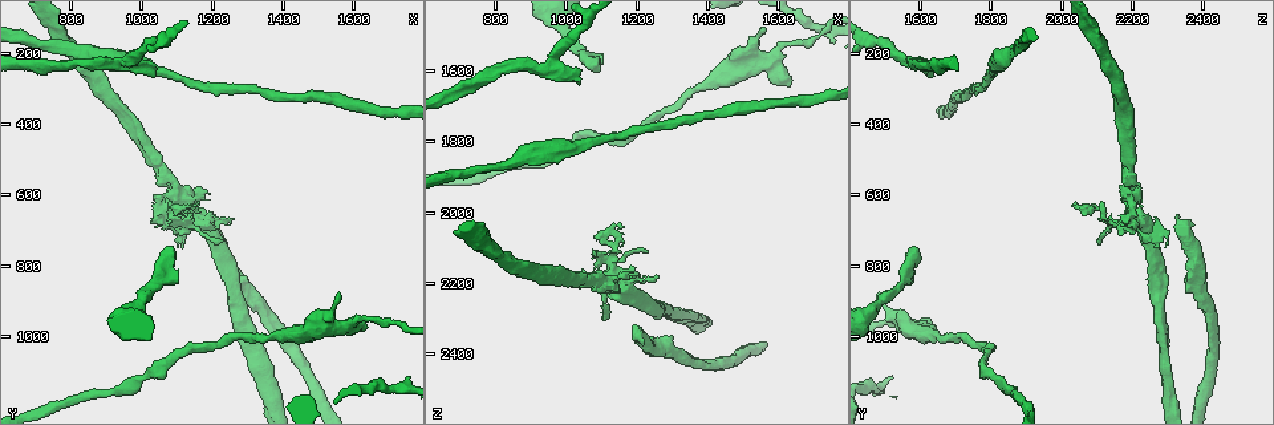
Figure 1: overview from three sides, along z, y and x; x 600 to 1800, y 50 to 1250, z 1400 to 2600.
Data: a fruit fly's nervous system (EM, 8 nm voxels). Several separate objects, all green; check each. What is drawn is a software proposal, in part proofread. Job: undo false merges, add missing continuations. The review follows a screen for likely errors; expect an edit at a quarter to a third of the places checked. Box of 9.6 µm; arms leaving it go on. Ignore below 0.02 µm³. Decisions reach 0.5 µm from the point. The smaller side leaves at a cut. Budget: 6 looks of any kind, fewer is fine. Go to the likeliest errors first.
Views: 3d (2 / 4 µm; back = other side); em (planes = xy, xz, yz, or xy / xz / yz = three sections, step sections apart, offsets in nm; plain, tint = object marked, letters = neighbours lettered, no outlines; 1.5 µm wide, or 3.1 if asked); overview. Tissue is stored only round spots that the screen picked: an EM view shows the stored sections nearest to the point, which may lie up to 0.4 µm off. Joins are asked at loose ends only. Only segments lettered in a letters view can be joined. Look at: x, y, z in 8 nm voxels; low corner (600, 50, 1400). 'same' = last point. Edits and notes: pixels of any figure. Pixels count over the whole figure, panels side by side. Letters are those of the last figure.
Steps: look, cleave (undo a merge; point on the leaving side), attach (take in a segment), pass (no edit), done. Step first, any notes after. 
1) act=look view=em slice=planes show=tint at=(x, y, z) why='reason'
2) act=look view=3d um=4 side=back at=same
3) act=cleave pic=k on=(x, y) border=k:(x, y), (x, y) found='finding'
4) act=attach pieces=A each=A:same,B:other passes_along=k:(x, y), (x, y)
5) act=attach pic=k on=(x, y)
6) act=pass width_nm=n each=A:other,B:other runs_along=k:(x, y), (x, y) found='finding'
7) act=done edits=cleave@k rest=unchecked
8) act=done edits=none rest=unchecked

act=look view=em slice=yz step=4 show=tint at=(1090, 750, 1580) why='long arm stops here'

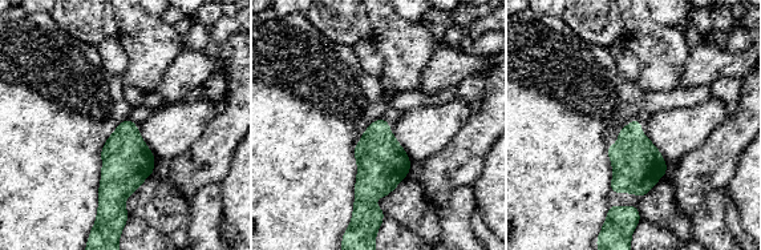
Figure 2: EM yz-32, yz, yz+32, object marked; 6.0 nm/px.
act=look view=em slice=planes show=letters at=same

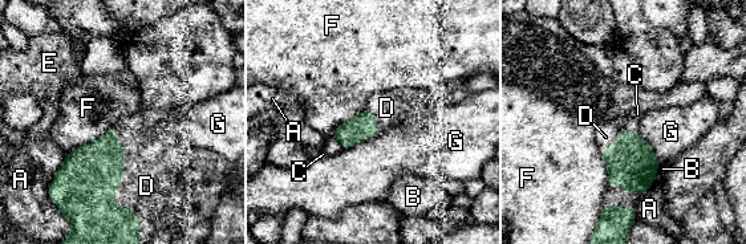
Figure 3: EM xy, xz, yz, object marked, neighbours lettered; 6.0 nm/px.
act=attach pieces=D each=A:other,B:other,C:other,D:same,E:other,F:other,G:other found='it goes on there'

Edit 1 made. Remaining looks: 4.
act=look view=overview

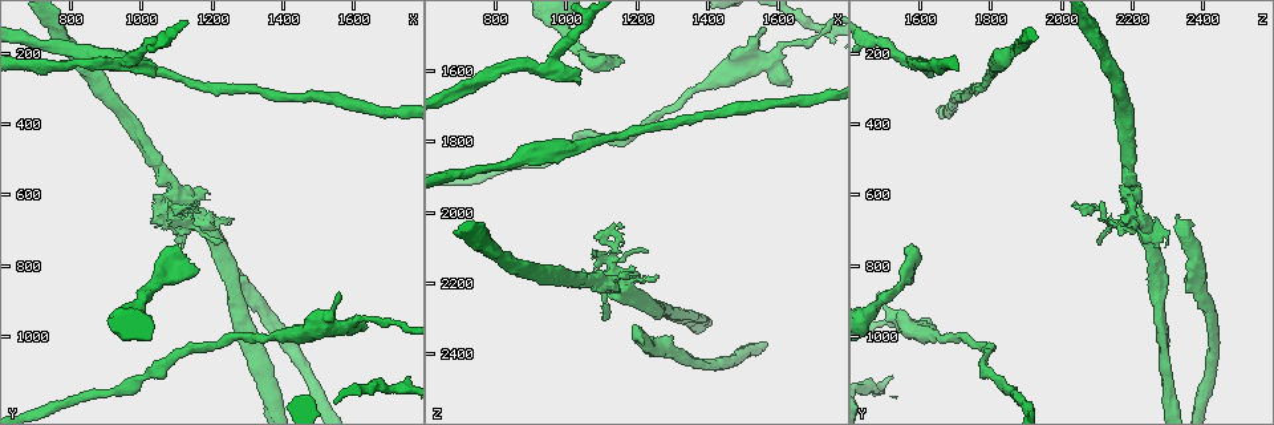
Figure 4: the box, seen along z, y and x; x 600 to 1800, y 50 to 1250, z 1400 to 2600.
act=look view=3d um=4 at=(1040, 270, 1630) why='free end'

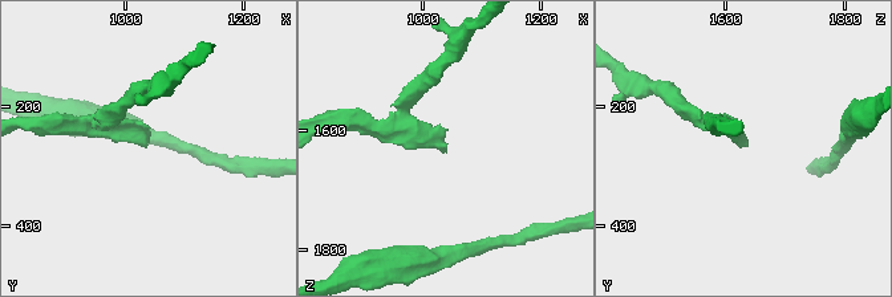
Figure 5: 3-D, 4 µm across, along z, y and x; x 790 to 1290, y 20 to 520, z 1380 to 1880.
act=look view=em slice=planes show=tint at=(1040, 265, 1635)

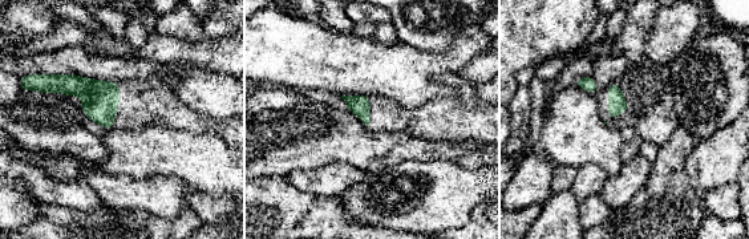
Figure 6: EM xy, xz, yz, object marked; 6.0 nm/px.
act=look view=em slice=planes show=letters at=same

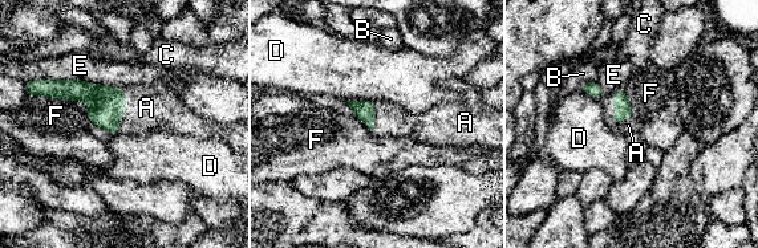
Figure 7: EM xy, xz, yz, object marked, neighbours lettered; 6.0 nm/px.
act=attach pieces=A each=A:same,B:other,C:other,D:other,E:other,F:other found='it goes on there'

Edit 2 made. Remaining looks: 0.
act=done edits=attach@3,attach@7 rest=unchecked

